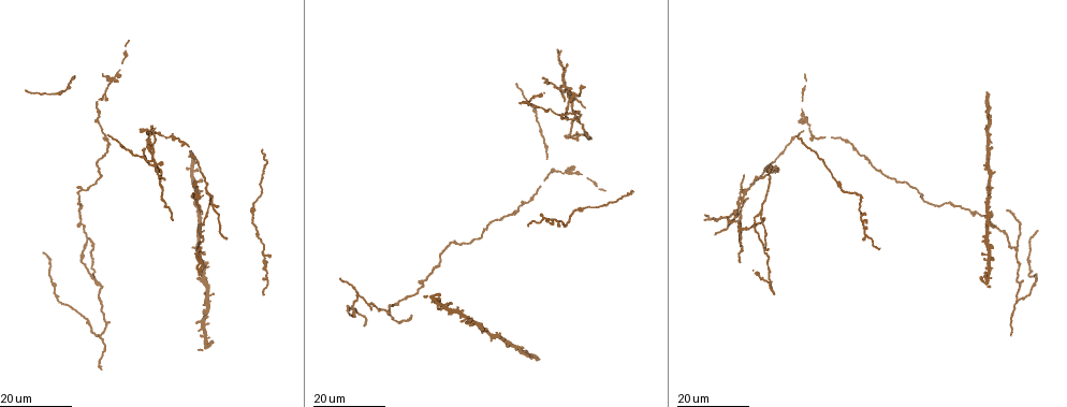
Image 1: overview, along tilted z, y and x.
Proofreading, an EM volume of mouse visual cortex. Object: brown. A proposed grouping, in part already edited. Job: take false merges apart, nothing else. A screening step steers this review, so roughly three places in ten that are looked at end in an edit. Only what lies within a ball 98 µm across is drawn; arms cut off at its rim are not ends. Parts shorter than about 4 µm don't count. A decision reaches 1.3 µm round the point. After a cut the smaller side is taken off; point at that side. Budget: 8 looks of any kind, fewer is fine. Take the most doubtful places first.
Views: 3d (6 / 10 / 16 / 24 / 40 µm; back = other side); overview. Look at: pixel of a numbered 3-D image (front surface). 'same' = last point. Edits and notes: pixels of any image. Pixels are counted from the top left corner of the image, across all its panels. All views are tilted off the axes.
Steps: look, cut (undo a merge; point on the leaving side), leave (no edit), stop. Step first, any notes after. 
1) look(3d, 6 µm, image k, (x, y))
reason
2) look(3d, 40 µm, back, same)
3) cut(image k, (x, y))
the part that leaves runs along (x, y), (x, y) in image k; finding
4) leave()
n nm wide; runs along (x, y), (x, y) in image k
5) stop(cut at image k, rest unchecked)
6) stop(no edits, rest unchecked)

look(3d, 16 µm, image 1, (147, 129))
four or more arms meet

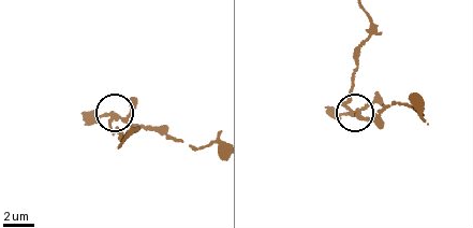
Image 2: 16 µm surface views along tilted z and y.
look(3d, 6 µm, image 2, (114, 118))

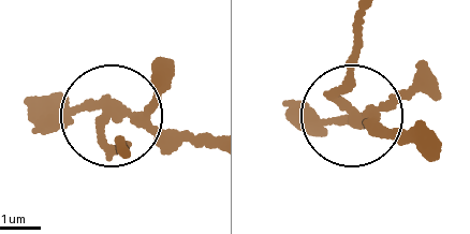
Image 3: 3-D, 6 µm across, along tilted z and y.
cut(image 3, (356, 63))
the part that leaves runs along (353, 106), (338, 98), (358, 26) in image 3; two neurons meet here

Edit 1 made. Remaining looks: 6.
look(3d, 16 µm, image 1, (569, 173))

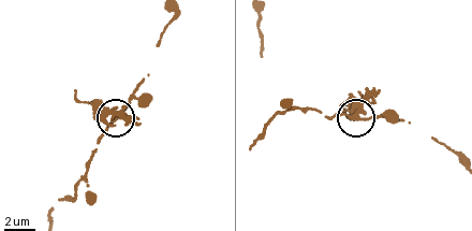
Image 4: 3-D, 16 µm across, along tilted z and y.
look(3d, 6 µm, image 4, (354, 117))
closer look

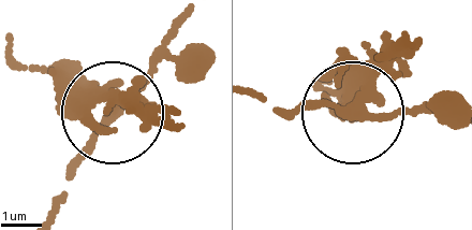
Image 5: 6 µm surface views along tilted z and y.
cut(image 5, (77, 73))
3 arms; a second neuron is stuck on

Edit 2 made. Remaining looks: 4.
look(3d, 16 µm, image 1, (811, 136))
arms part here

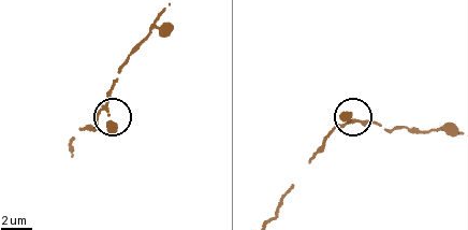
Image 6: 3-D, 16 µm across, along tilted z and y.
look(3d, 10 µm, image 6, (353, 120))

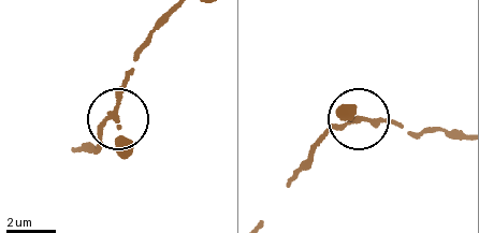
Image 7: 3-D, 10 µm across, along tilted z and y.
leave()
140 nm wide; one neuron here

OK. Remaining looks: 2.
look(3d, 16 µm, image 1, (991, 256))
four or more arms meet

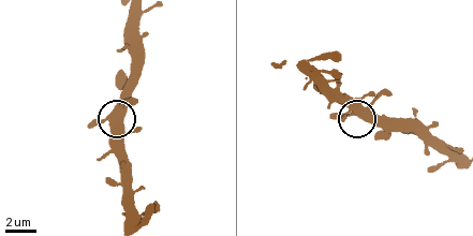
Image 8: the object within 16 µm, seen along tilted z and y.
look(3d, 6 µm, image 8, (120, 121))

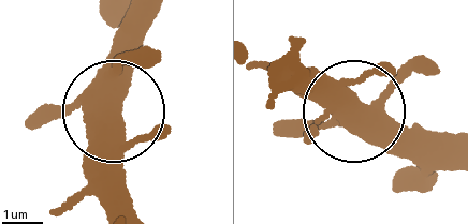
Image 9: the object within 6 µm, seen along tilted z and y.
leave()
460 nm wide; one neuron here

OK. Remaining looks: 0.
stop(cut at image 3, cut at image 5, rest unchecked)

